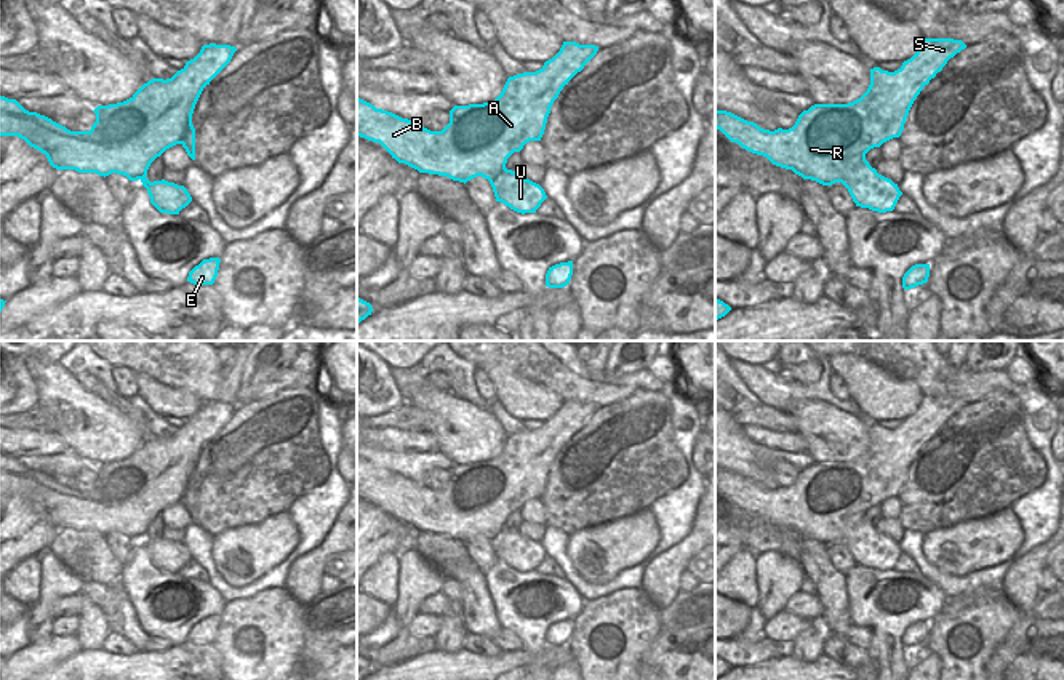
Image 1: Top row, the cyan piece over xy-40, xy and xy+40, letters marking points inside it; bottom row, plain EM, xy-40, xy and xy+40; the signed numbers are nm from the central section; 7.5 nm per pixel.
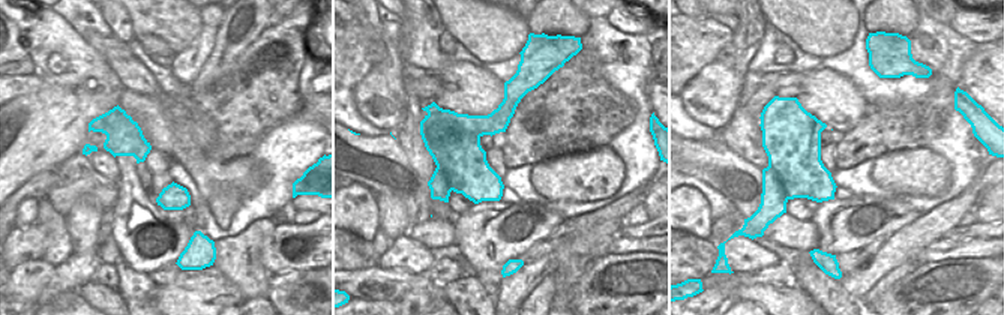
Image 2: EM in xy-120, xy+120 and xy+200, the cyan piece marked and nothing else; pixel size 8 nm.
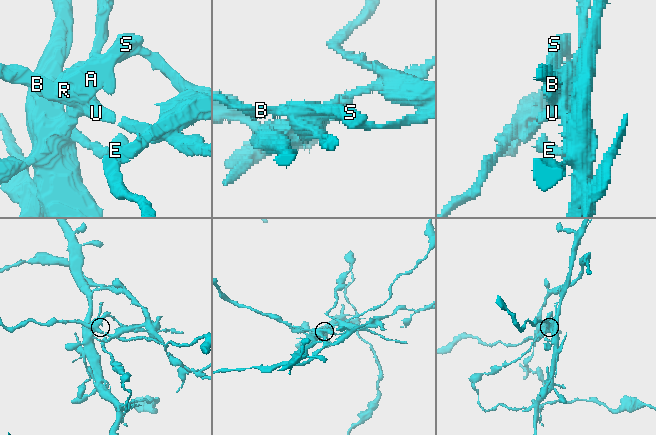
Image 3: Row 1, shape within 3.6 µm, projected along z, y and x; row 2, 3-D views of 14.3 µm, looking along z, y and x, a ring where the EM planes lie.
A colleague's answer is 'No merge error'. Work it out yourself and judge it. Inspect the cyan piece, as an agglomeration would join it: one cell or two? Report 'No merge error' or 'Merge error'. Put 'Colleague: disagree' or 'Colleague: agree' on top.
Colleague: disagree
Merge error

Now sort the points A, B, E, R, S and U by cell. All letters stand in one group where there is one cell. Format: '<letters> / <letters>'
A B E R S / U

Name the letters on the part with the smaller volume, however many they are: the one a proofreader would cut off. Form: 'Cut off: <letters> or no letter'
Cut off: U

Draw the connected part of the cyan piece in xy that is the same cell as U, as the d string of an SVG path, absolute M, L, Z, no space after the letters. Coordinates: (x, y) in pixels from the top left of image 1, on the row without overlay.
M504 528L494 539L490 539L496 560L504 562L517 571L536 571L541 562L547 557L544 547L523 538L520 531Z

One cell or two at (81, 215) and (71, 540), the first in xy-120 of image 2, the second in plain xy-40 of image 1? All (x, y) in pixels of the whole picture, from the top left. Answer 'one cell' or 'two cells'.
two cells

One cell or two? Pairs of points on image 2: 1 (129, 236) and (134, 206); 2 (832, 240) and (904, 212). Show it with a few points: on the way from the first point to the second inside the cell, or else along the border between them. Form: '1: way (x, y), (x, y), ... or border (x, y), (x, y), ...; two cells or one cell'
1: way (131, 228), (134, 225), (134, 213); one cell
2: way (850, 237), (874, 234), (889, 221); one cell

